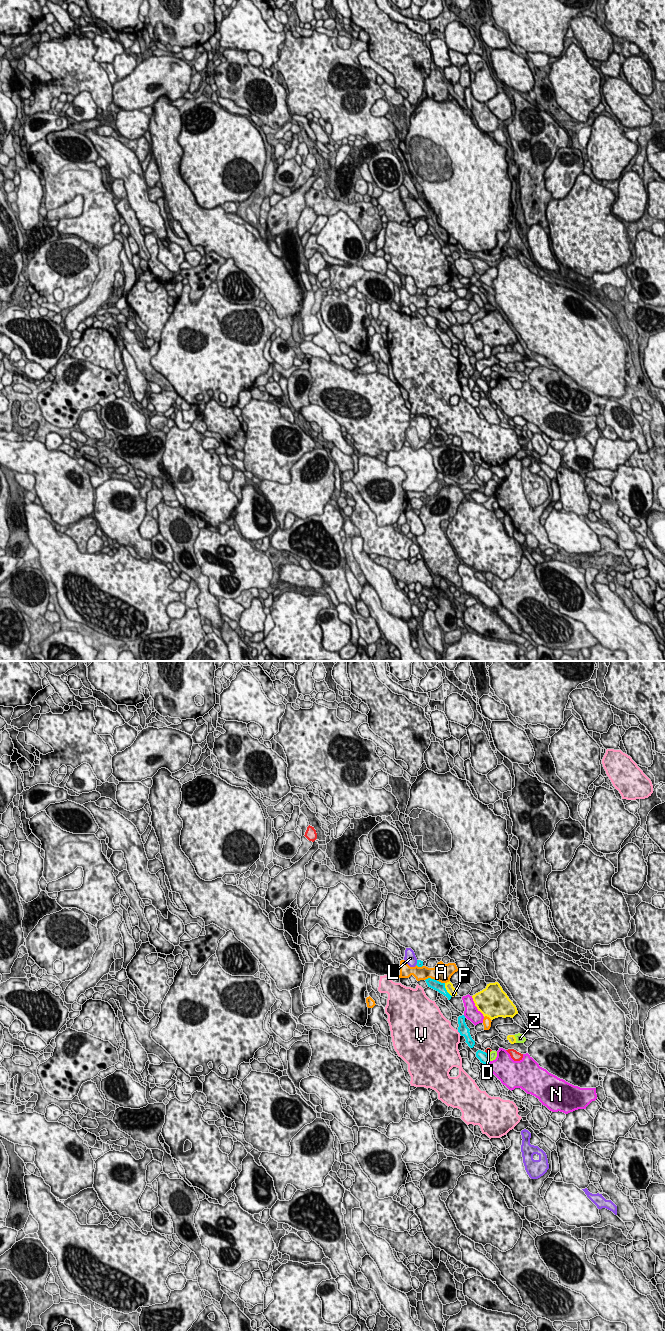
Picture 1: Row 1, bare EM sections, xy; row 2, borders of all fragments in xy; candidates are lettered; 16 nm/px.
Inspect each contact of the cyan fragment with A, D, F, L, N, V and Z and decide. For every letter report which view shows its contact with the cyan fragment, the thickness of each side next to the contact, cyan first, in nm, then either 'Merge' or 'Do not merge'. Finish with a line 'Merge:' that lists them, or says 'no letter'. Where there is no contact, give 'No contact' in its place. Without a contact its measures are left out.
A: Touches cyan in xy. Thickness 160 nm (cyan) against 300 nm. Do not merge
D: Touches cyan in xy. Thickness 160 nm (cyan) against 90 nm. Do not merge
F: Touches cyan in xy. Thickness 160 nm (cyan) against 130 nm. Do not merge
L: Touches cyan in xy. Thickness 100 nm (cyan) against 190 nm. Do not merge
N: Touches cyan in xy. Thickness 160 nm (cyan) against 380 nm. Do not merge
V: Touches cyan in xy. Thickness 160 nm (cyan) against 440 nm. Do not merge
Z: Touches cyan in xy. Thickness 160 nm (cyan) against 130 nm. Do not merge
Merge: no letter

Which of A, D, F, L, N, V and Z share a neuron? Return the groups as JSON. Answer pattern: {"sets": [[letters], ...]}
{"sets": [["A"], ["D"], ["F"], ["L"], ["N"], ["V"], ["Z"]]}

